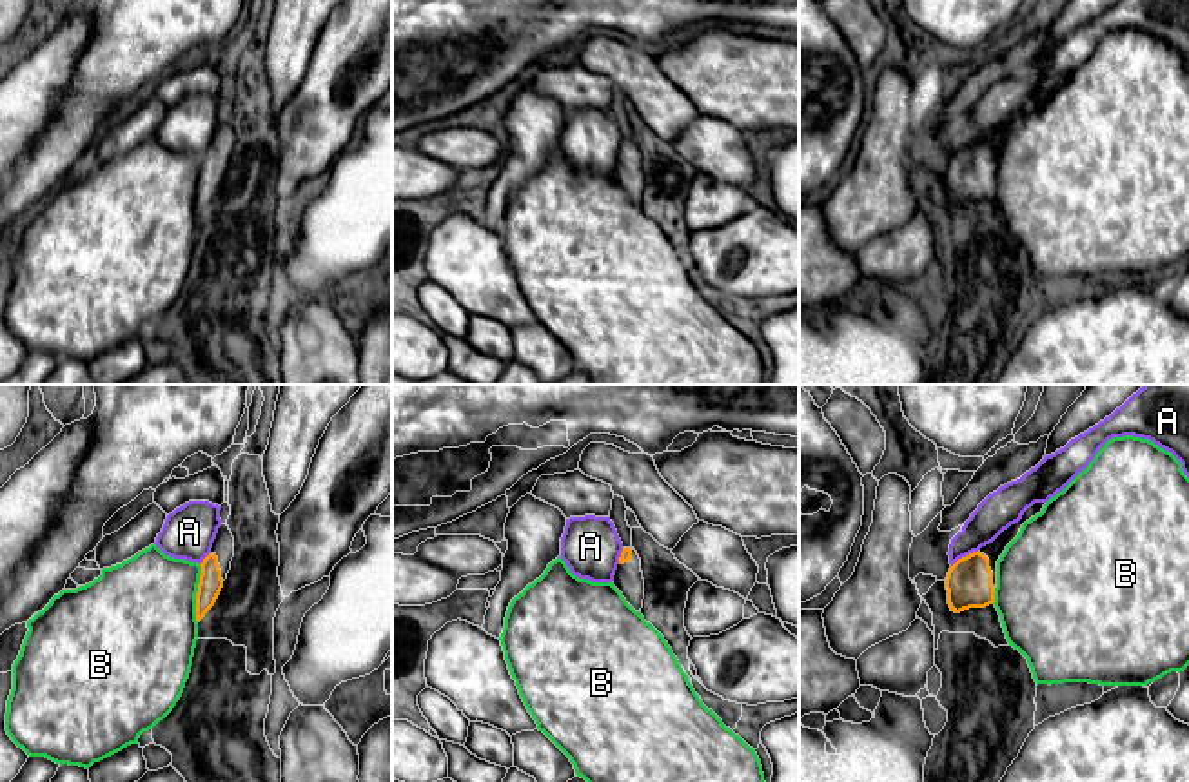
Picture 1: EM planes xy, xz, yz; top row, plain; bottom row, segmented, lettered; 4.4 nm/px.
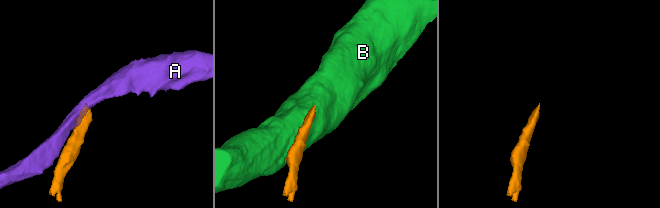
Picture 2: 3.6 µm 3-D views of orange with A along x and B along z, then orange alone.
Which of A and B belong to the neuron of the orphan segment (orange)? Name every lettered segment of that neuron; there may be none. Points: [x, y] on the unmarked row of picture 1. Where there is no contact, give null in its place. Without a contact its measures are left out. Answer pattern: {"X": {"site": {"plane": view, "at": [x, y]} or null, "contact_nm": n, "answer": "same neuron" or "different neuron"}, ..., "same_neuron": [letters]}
{"A": {"site": {"plane": "yz", "at": [966, 149]}, "contact_nm": 140, "answer": "different neuron"}, "B": {"site": {"plane": "xy", "at": [196, 187]}, "contact_nm": 260, "answer": "different neuron"}, "same_neuron": []}

